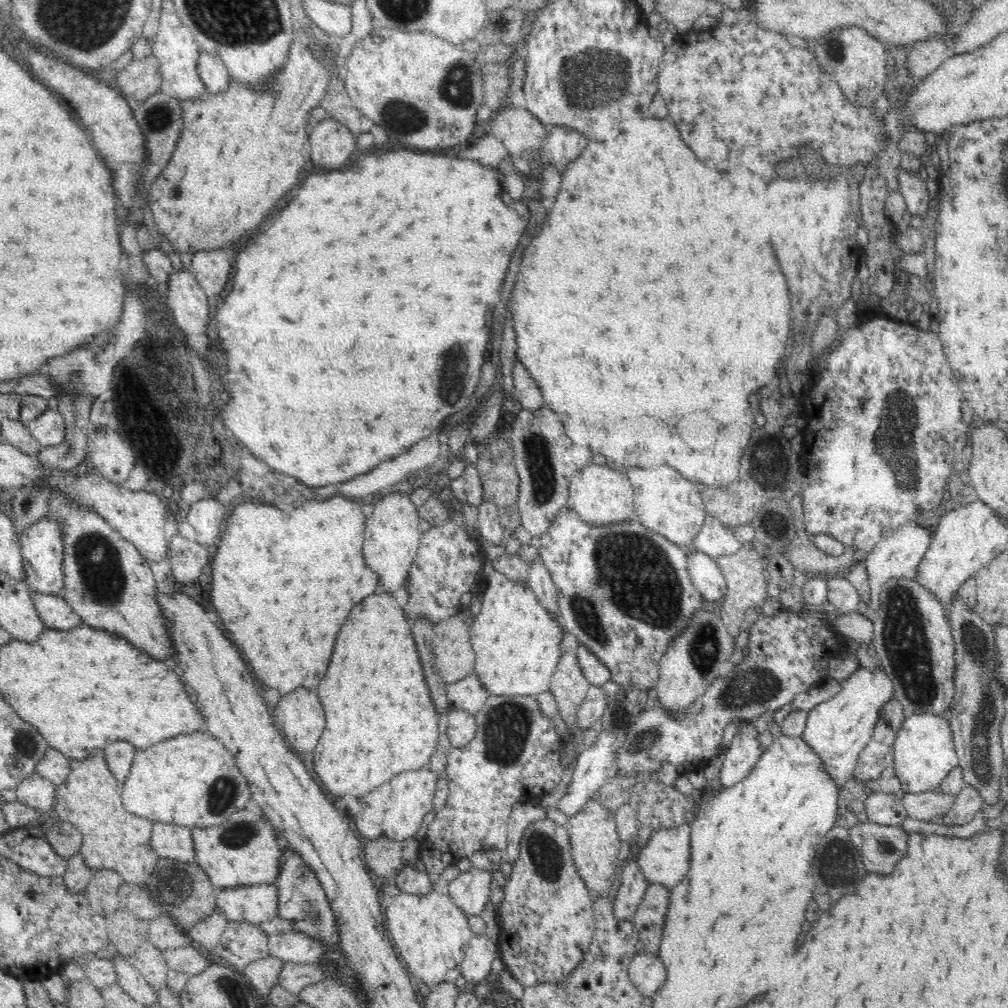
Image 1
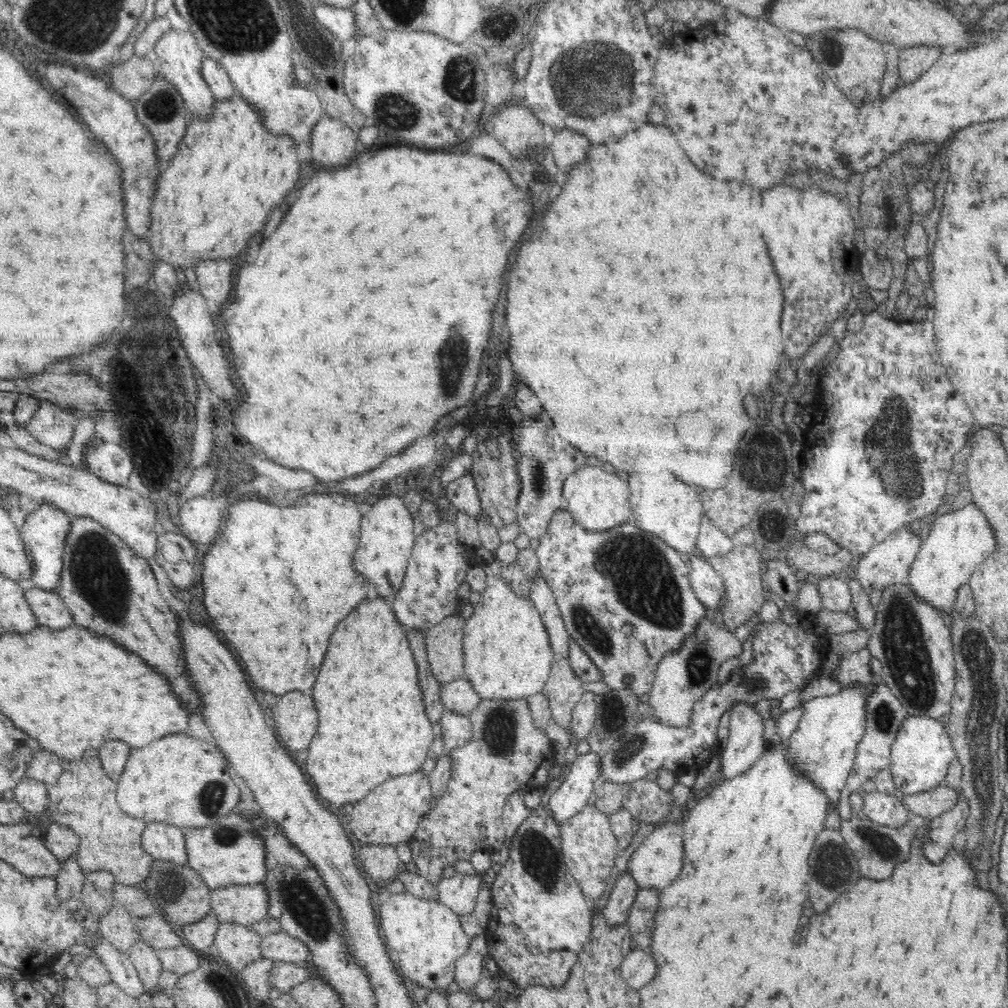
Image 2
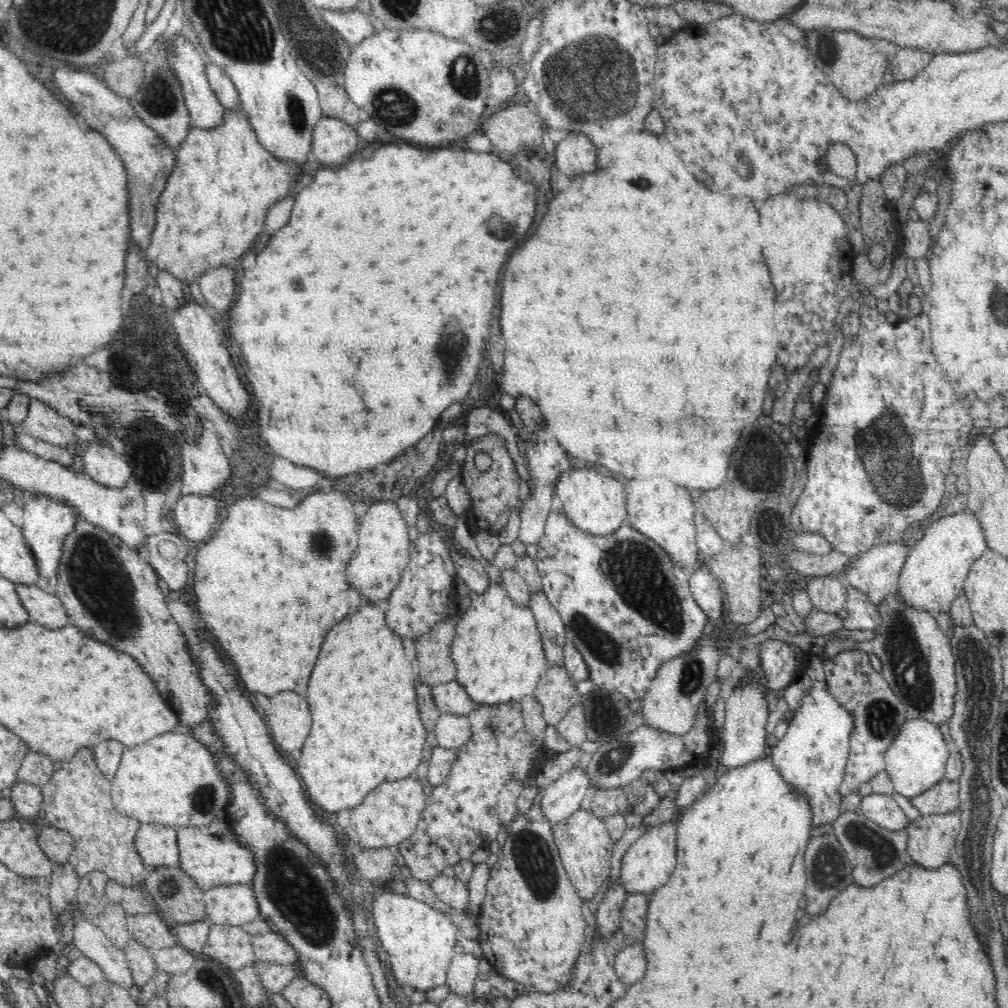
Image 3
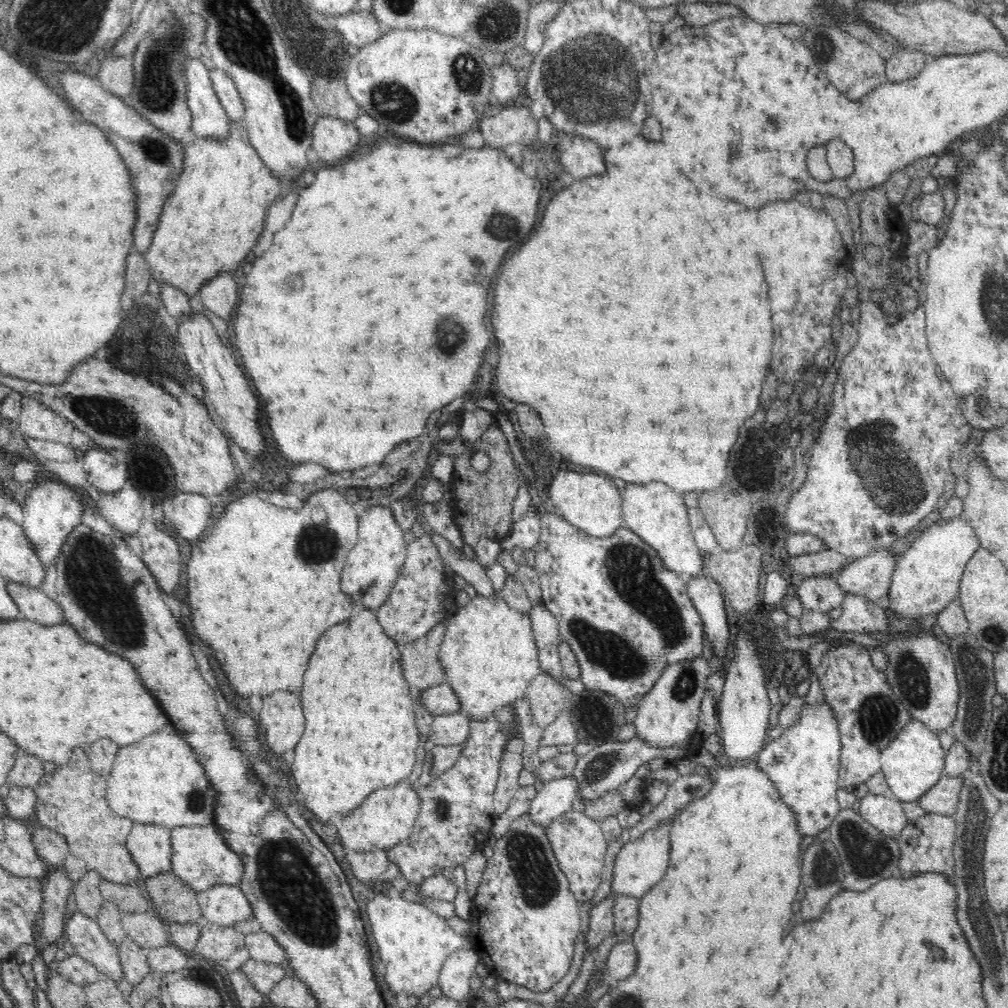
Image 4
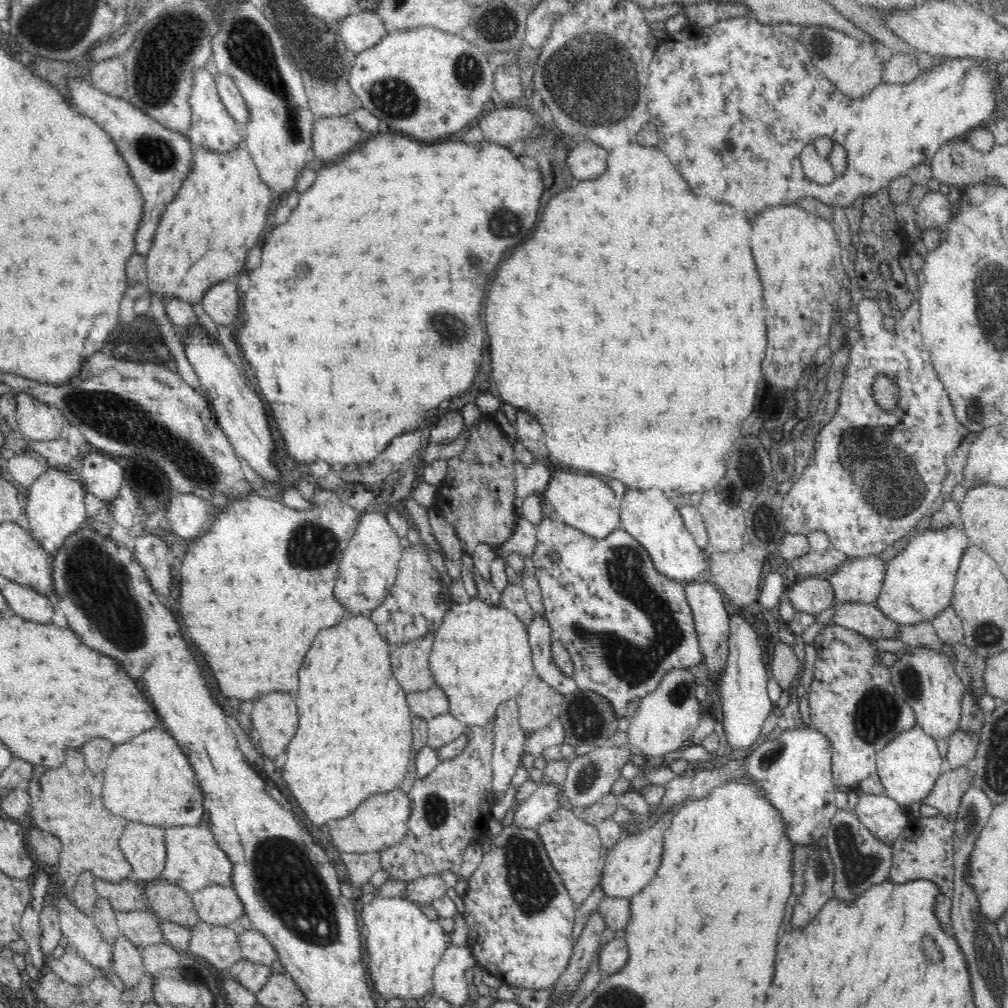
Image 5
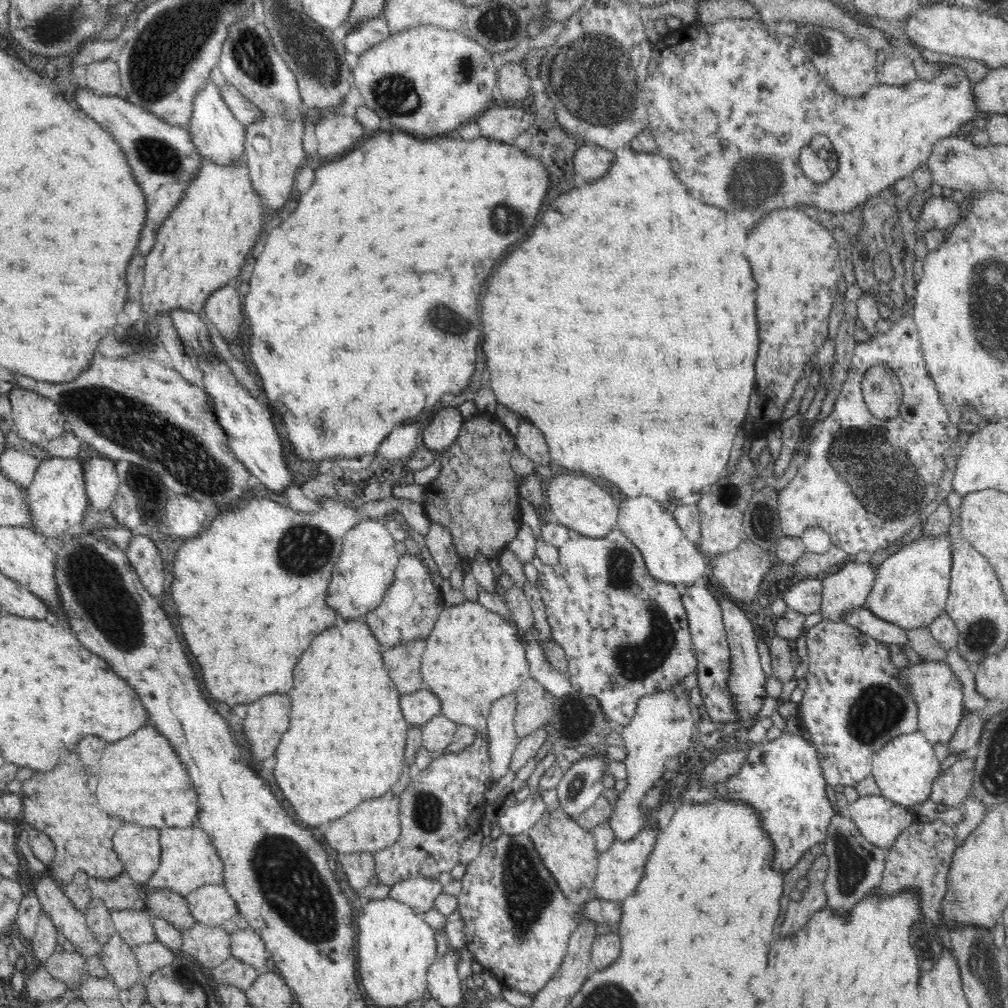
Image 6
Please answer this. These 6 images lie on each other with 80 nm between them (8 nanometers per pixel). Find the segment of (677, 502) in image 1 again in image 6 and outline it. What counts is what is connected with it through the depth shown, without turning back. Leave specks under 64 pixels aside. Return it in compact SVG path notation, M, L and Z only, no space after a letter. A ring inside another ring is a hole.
M649 496L625 497L618 505L617 529L640 549L646 563L646 571L650 576L674 586L684 584L689 587L702 581L709 561L698 549L697 543L688 540L670 511Z

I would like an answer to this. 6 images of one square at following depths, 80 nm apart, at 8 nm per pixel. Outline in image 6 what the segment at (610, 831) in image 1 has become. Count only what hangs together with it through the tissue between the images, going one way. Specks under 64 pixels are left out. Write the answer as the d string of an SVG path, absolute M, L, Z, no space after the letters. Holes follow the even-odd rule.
M562 810L547 811L528 832L532 843L544 861L544 867L552 873L558 887L566 899L575 906L592 898L594 880L596 880L597 842L589 830L584 830L575 818Z

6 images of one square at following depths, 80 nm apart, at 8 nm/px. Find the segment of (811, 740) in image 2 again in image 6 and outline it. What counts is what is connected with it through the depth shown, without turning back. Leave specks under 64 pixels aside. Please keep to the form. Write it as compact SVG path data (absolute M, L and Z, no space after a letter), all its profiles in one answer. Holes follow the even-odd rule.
M790 733L772 734L747 751L746 762L741 772L724 783L701 786L702 775L683 772L679 777L681 798L688 804L698 804L724 797L734 801L744 801L752 805L762 817L762 828L774 843L774 868L786 874L815 844L825 842L827 828L835 815L832 802L825 791L826 780L822 771L818 751L806 735Z

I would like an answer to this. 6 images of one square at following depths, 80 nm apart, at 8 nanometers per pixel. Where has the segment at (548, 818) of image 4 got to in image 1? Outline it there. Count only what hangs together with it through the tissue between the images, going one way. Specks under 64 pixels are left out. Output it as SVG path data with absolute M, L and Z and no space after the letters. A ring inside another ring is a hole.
M602 731L592 746L582 746L582 752L577 755L576 764L573 768L572 781L568 784L567 793L561 798L557 807L560 811L568 817L576 814L588 801L592 800L592 797L610 777L618 774L616 749L620 748L622 742L621 733L609 734Z

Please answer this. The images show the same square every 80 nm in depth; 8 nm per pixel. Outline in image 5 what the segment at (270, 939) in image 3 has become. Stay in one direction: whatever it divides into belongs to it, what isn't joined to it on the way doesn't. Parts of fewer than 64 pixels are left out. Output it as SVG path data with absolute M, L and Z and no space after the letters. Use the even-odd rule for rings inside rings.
M256 928L244 930L236 937L238 937L238 943L240 943L242 958L269 967L272 965L272 962L278 961L276 949Z

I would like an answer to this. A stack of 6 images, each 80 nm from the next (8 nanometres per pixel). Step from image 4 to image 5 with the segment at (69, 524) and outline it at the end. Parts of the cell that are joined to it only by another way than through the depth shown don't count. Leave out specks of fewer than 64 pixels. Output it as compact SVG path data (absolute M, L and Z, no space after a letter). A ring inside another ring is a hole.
M56 464L56 467L47 467L46 472L27 488L24 505L25 515L28 518L28 530L32 538L48 553L55 556L62 548L66 538L83 526L86 519L84 505L84 482L80 474L69 471L68 465Z

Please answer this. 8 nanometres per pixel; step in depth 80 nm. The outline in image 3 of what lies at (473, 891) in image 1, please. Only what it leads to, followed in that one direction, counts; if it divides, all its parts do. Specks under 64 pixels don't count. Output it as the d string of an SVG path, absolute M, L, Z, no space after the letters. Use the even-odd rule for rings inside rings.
M458 873L454 876L442 874L430 882L431 888L436 896L445 902L453 911L463 911L470 904L470 889L468 882L462 881Z

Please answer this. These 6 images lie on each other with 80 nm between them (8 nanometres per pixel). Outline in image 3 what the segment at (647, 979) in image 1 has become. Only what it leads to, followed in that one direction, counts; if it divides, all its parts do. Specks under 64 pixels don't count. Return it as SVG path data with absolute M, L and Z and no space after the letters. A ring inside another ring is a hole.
M639 944L626 945L614 960L614 972L618 979L630 987L640 981L648 966L648 960L644 956L644 949Z

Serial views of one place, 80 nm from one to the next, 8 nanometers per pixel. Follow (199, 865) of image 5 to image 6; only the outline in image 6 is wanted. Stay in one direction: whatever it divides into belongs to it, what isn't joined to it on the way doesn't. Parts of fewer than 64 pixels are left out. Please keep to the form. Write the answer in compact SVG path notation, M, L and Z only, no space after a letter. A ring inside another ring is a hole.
M199 827L159 829L160 832L160 864L150 876L150 880L142 884L143 892L148 889L166 888L176 891L183 897L192 890L205 884L222 885L224 883L224 863L218 856L217 849L212 845L209 834Z

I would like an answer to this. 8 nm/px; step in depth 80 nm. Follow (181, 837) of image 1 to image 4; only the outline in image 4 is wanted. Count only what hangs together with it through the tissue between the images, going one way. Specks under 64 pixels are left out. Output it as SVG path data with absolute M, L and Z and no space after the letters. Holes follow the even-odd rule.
M136 824L128 836L126 842L130 856L138 869L140 869L140 877L153 877L154 875L165 873L172 868L172 844L171 844L171 828L163 826L154 826L154 824Z

